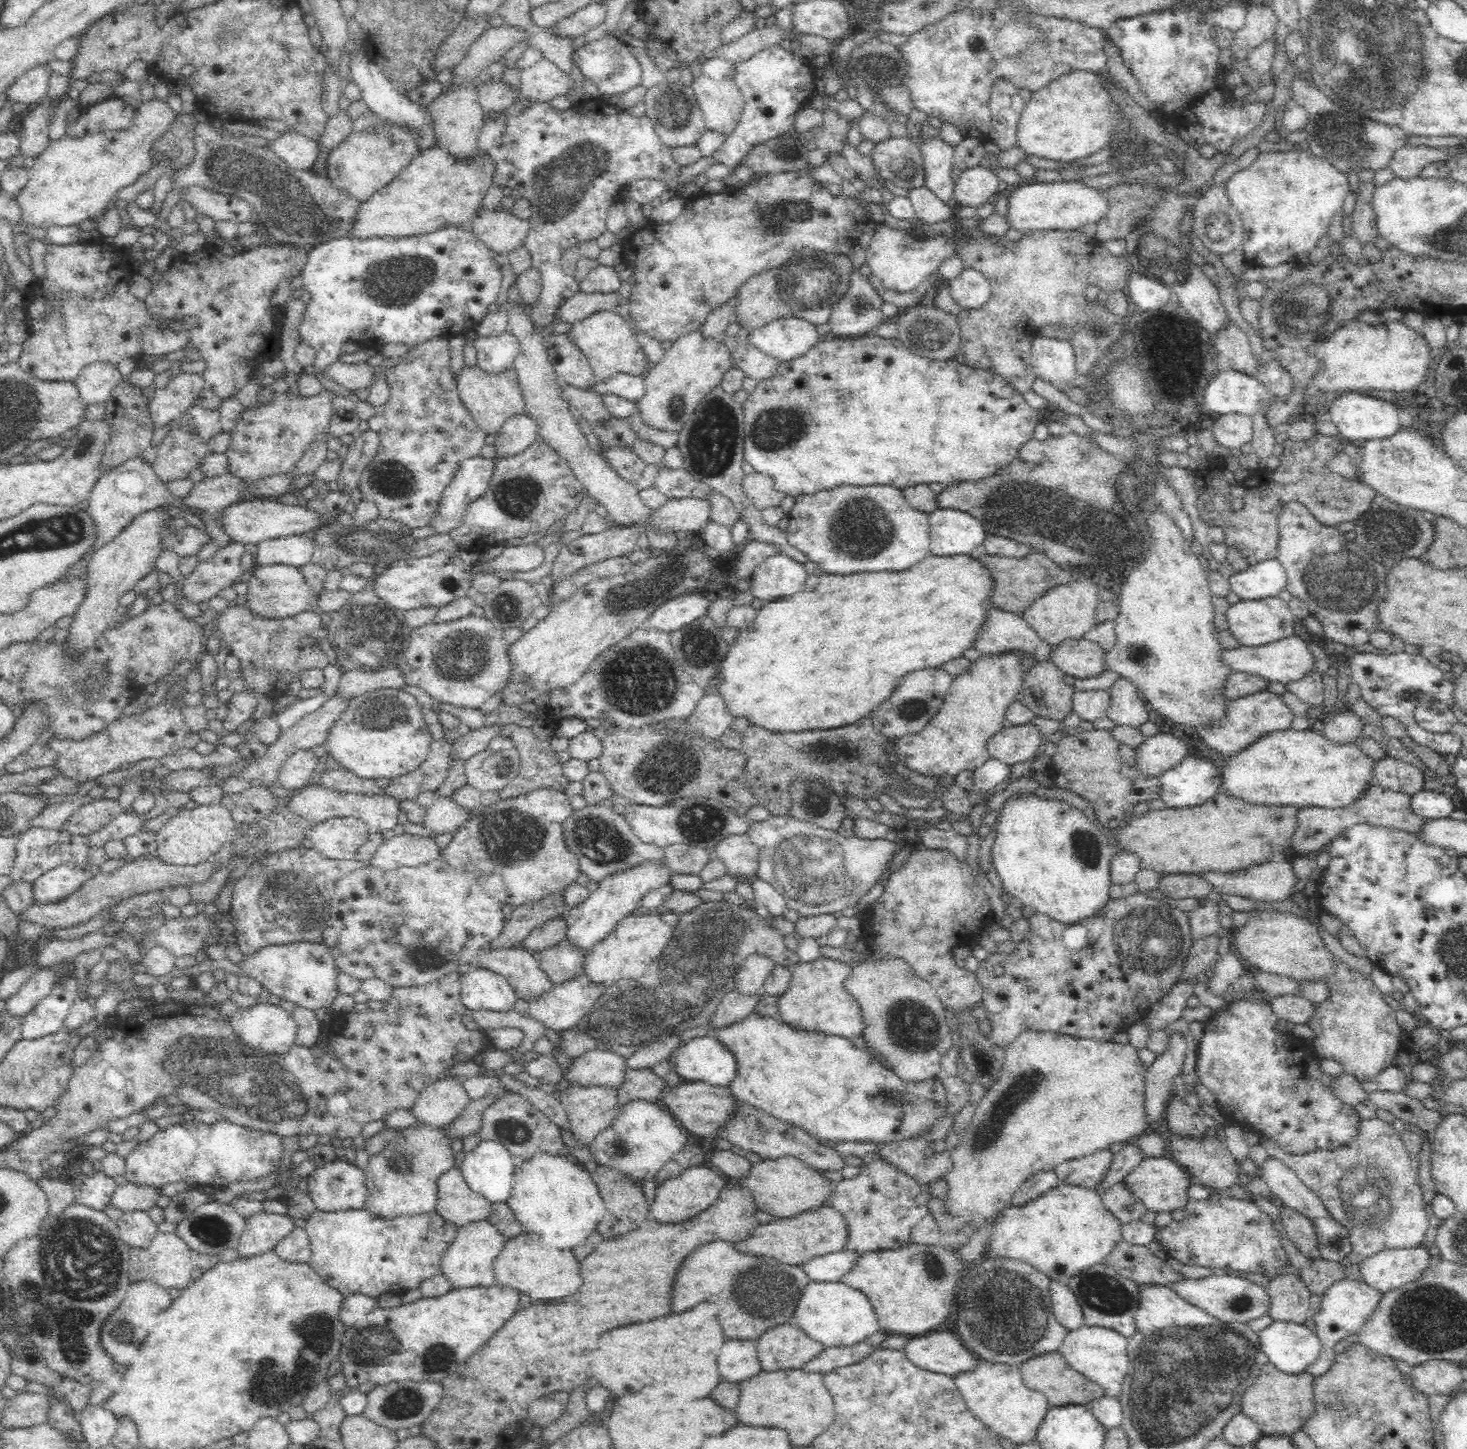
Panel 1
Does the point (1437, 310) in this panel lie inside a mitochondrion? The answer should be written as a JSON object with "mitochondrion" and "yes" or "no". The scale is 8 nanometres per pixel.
{"mitochondrion":"no"}

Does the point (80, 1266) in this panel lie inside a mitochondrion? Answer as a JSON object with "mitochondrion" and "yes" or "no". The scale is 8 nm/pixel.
{"mitochondrion":"yes"}

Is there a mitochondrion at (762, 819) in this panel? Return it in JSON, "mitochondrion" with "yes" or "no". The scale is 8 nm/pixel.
{"mitochondrion":"no"}

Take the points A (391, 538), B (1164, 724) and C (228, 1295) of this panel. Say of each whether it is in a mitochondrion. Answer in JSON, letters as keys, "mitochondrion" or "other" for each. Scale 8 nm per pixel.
{"A":"mitochondrion","B":"other","C":"other"}

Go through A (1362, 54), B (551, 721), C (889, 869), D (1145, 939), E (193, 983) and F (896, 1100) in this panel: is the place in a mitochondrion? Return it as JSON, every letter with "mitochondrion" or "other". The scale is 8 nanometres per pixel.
{"A":"mitochondrion","B":"other","C":"other","D":"mitochondrion","E":"other","F":"mitochondrion"}

